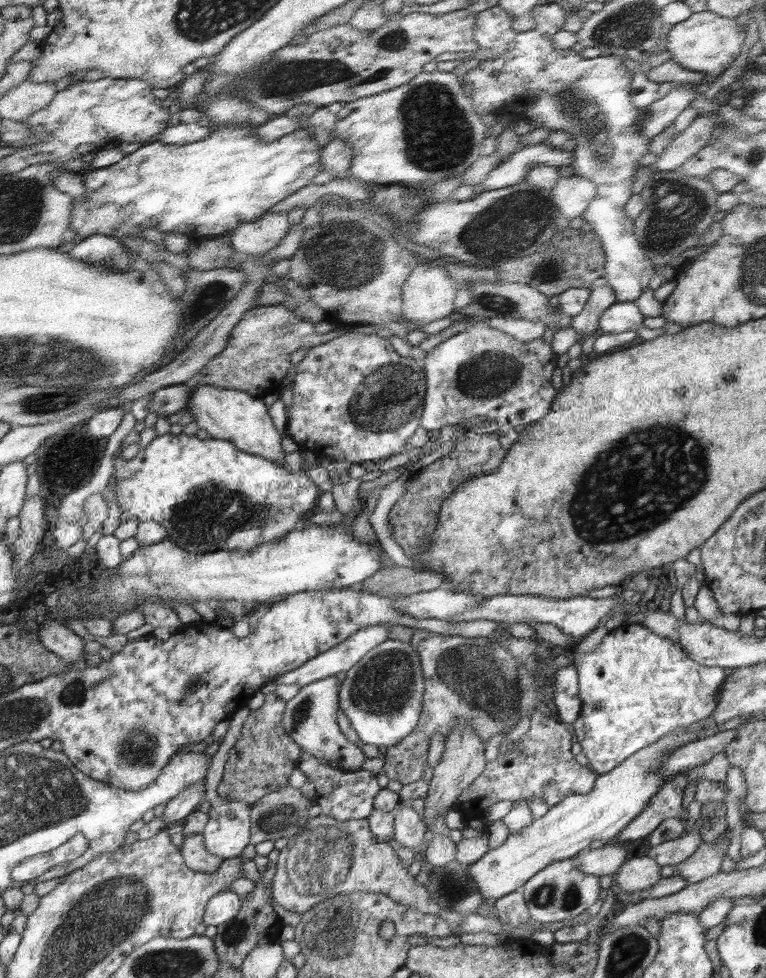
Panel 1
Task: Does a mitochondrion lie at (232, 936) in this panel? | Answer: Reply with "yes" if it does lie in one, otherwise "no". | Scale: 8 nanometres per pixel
yes

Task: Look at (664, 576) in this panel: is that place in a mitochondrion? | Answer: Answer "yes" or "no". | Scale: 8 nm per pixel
no

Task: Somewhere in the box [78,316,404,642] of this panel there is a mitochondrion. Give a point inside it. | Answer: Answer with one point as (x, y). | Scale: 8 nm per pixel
(211, 514)

